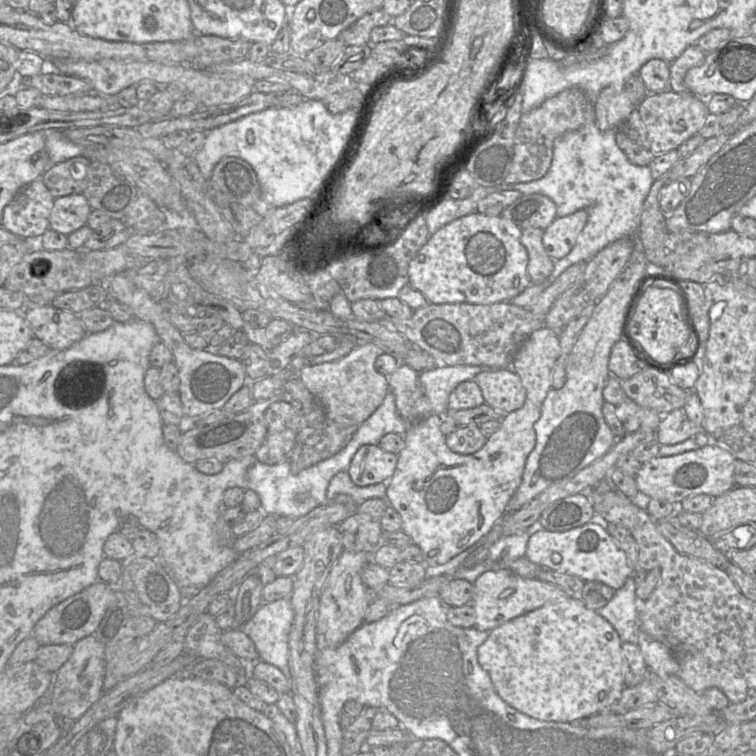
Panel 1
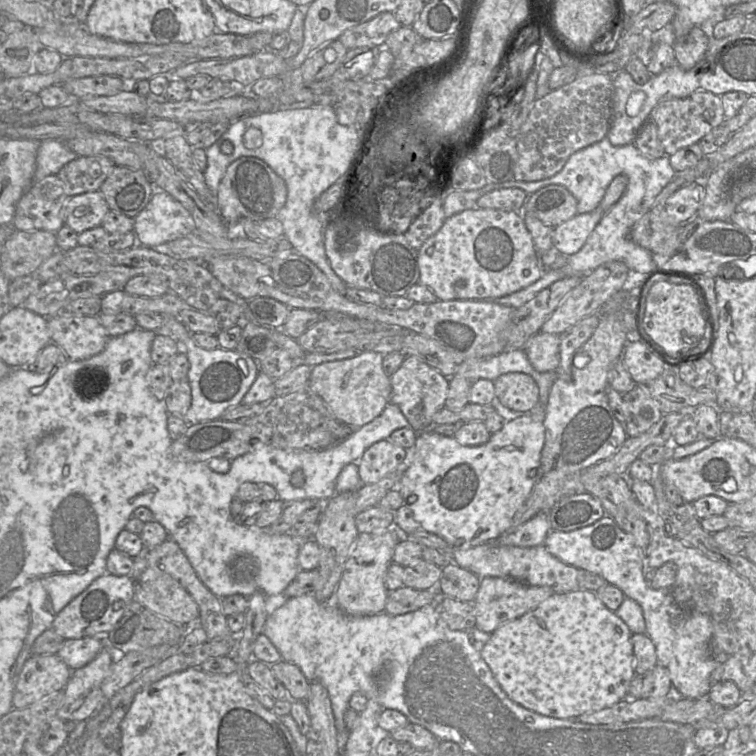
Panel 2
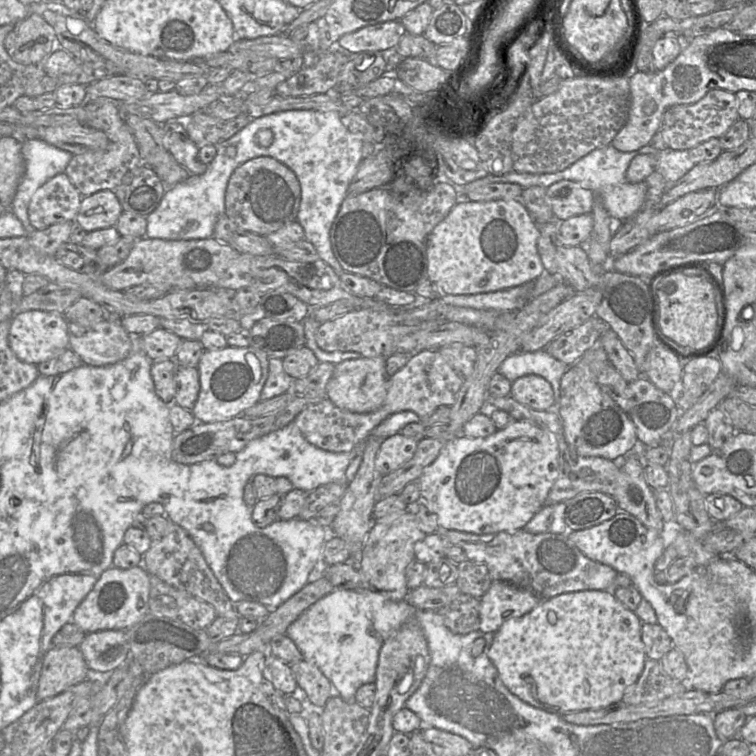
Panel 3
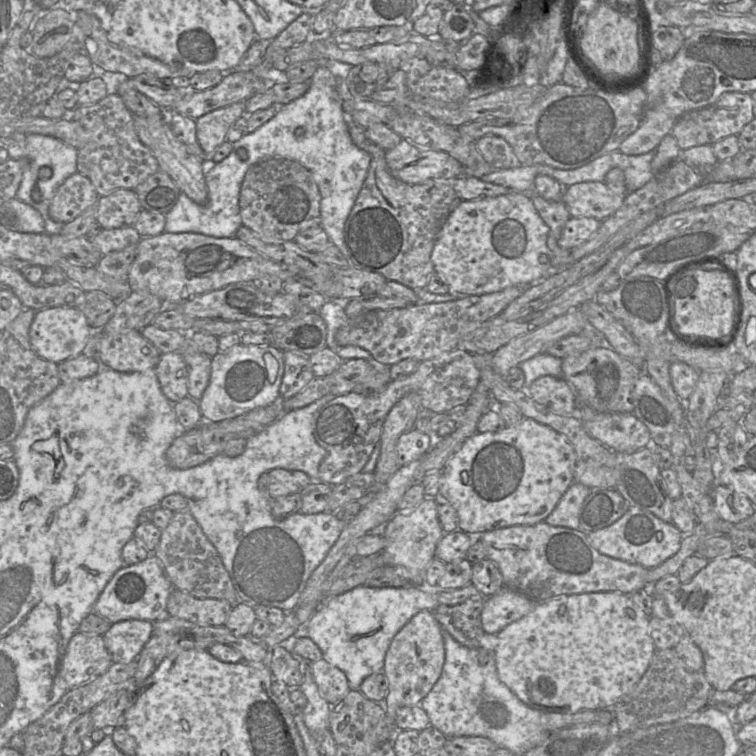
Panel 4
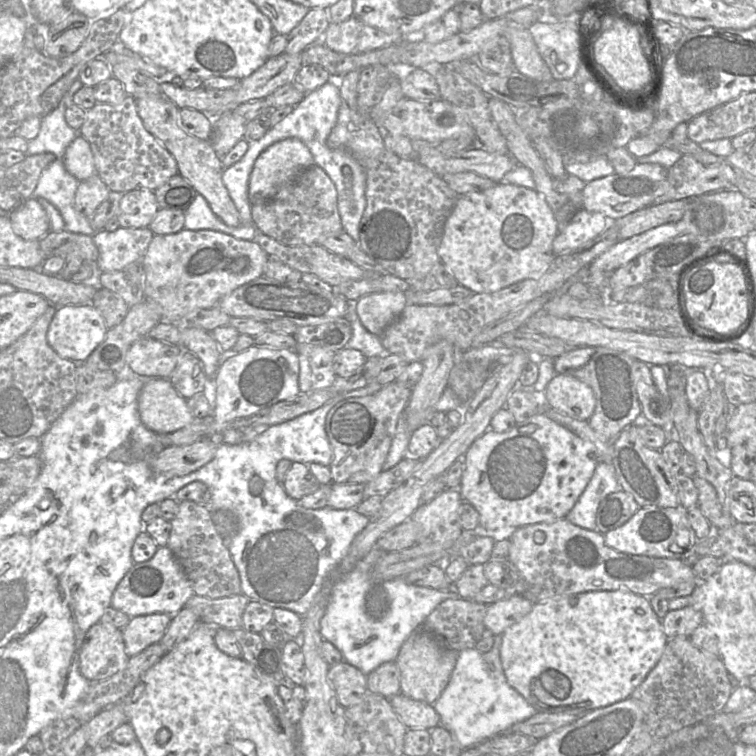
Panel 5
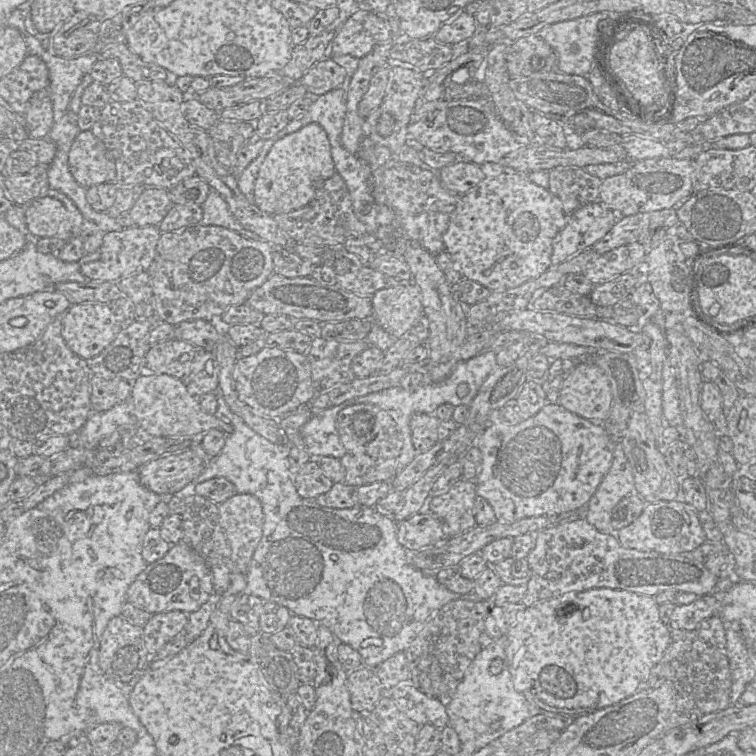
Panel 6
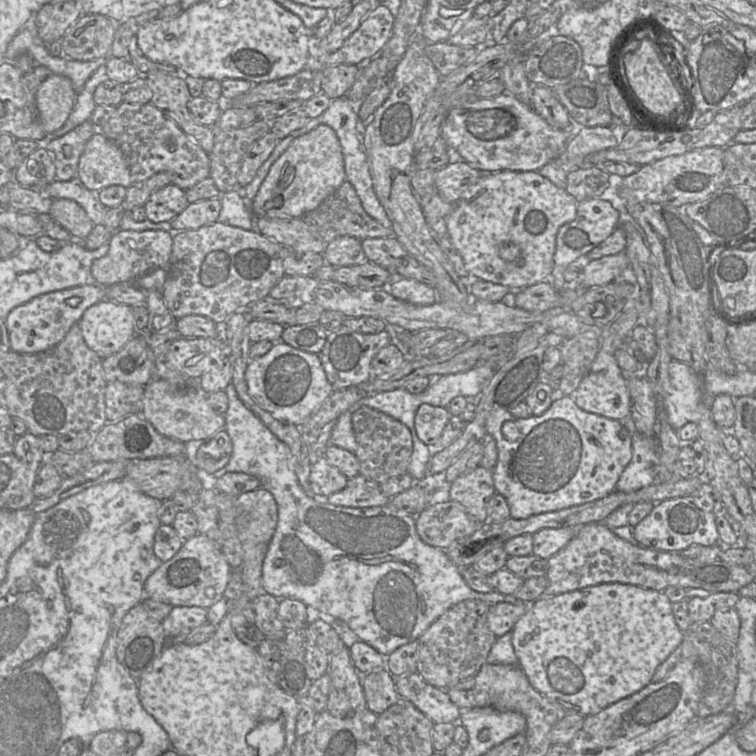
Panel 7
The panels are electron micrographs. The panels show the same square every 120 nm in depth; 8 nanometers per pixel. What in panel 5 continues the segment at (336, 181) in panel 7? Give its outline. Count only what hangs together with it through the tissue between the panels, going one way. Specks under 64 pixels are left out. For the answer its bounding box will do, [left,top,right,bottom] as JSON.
[248,138,315,205]

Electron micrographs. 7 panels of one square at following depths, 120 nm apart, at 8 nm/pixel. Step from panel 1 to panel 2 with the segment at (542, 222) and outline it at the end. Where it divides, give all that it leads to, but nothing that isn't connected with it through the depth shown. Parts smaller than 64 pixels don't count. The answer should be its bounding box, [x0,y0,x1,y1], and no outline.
[521,184,577,228]

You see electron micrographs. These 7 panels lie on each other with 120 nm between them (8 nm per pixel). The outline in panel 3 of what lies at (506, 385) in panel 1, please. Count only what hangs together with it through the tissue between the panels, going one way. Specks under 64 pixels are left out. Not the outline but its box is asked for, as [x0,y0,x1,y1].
[510,374,556,411]

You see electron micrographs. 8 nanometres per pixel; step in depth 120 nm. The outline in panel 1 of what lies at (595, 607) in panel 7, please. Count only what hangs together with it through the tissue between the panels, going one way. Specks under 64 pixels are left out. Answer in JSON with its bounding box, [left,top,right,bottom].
[478,595,625,723]

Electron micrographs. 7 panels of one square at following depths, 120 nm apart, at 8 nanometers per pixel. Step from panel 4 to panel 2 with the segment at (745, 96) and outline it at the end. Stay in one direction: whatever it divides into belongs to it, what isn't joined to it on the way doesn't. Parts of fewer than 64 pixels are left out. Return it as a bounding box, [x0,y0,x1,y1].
[649,90,725,156]

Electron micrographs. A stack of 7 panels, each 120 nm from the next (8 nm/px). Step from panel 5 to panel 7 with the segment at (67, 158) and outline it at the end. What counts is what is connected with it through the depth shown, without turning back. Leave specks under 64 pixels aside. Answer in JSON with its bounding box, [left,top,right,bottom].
[78,133,132,191]

